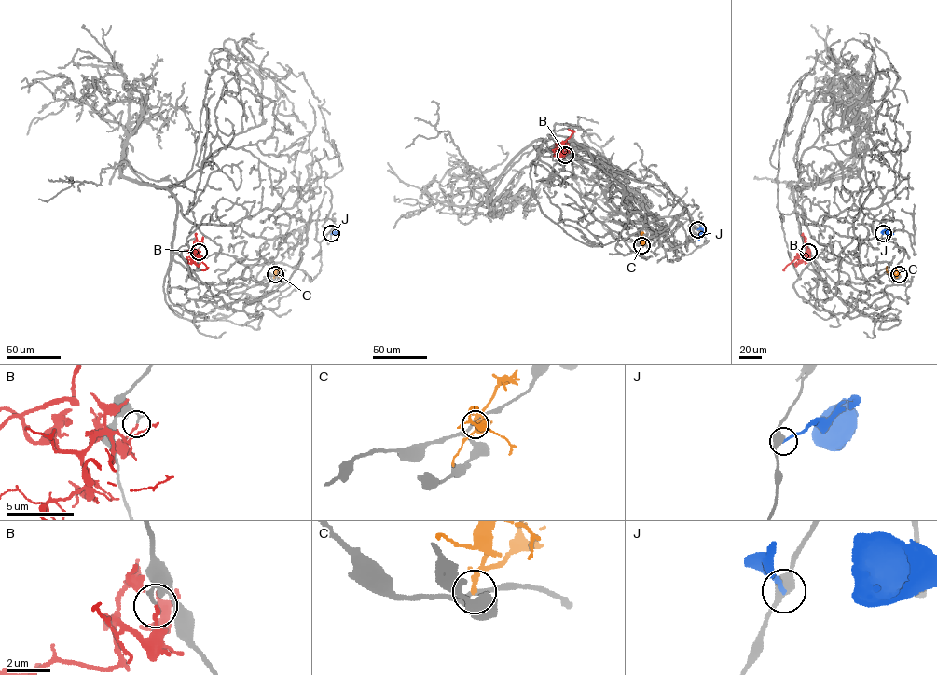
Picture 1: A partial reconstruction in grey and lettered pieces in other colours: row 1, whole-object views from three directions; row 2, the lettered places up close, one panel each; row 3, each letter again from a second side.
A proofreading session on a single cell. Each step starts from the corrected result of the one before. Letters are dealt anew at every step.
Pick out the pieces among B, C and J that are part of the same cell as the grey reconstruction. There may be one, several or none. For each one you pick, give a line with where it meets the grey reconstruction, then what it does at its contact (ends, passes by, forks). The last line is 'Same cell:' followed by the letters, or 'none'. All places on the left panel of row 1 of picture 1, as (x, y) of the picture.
Same cell: none

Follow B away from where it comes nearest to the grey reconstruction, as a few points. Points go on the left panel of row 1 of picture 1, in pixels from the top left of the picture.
B: (199, 252), (194, 255), (206, 267), (201, 269)

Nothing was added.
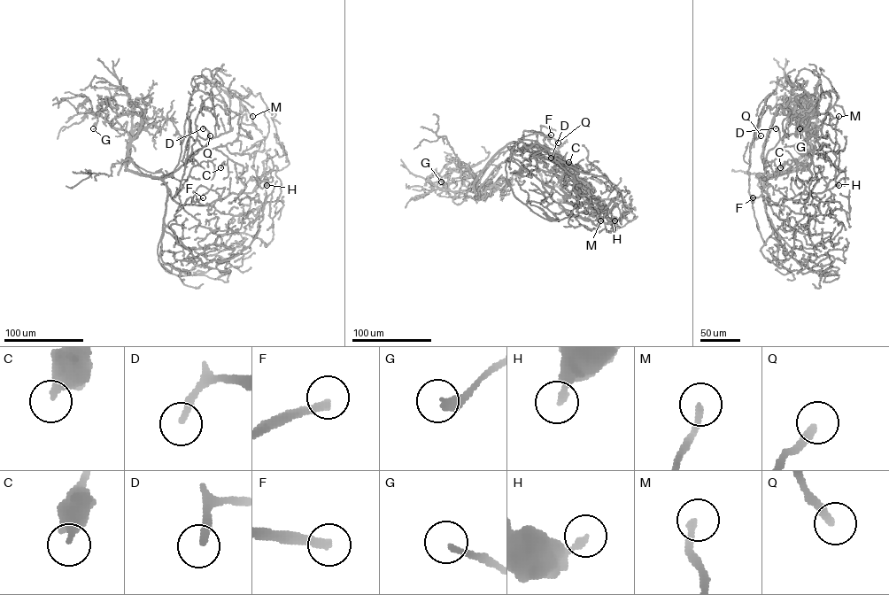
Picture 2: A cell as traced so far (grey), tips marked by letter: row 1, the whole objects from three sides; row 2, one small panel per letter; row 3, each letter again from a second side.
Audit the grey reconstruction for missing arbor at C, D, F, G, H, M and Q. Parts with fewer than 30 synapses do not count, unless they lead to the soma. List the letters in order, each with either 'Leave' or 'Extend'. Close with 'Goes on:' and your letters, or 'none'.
C: Leave
D: Extend
F: Extend
G: Leave
H: Leave
M: Leave
Q: Extend
Goes on: D, F, Q

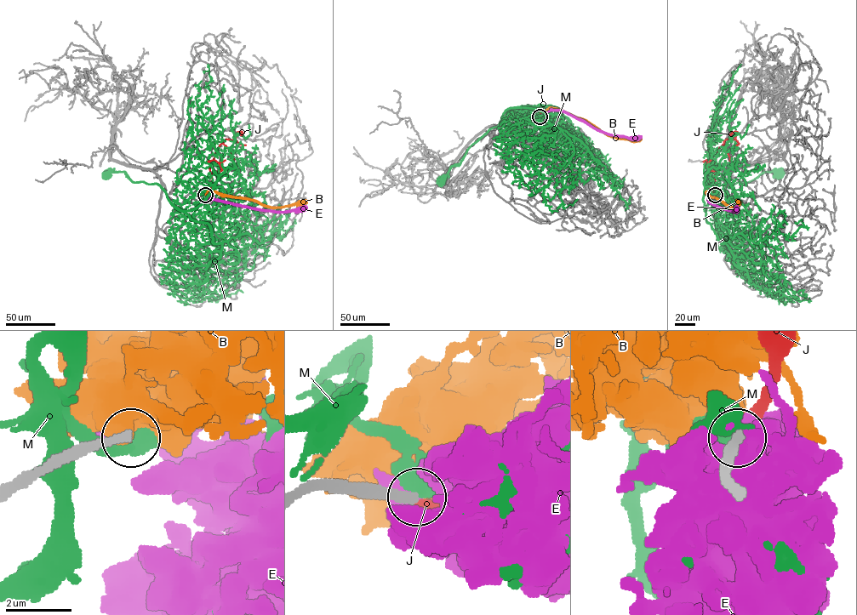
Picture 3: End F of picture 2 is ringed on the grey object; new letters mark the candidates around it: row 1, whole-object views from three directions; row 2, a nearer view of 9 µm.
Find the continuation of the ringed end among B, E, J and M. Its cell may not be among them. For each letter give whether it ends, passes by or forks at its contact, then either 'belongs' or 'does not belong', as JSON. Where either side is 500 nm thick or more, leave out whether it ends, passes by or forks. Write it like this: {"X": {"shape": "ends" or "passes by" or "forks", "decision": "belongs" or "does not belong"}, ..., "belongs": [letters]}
{"B": {"decision": "does not belong"}, "E": {"decision": "does not belong"}, "J": {"shape": "ends", "decision": "belongs"}, "M": {"decision": "does not belong"}, "belongs": ["J"]}

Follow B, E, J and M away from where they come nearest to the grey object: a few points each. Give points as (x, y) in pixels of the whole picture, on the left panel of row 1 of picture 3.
B: (205, 194), (217, 192), (274, 207), (306, 200)
E: (205, 195), (216, 201), (274, 211), (306, 207)
J: (205, 195), (212, 180), (210, 165), (219, 146), (225, 139), (235, 139), (237, 132), (242, 131), (241, 135)
M: (205, 195), (212, 185), (211, 192), (202, 203), (179, 210), (156, 184), (134, 182), (124, 172), (106, 176)

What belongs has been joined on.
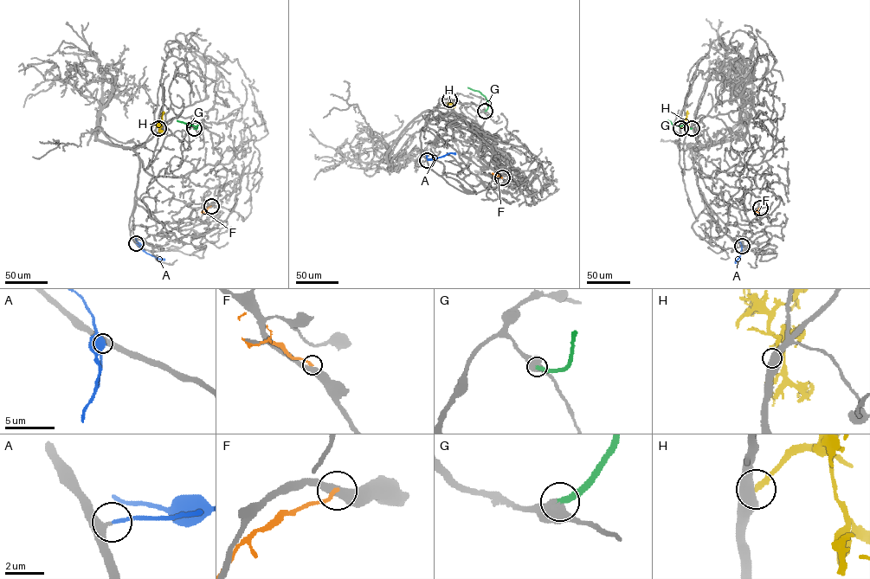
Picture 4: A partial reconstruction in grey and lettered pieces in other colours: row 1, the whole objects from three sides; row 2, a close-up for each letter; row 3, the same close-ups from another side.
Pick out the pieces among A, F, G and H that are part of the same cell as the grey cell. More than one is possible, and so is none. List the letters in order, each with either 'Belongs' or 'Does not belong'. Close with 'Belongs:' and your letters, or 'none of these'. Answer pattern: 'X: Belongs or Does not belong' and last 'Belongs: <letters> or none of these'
A: Belongs
F: Does not belong
G: Does not belong
H: Does not belong
Belongs: A

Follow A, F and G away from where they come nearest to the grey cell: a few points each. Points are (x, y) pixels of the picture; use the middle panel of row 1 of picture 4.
A: (427, 159), (455, 154)
F: (502, 177), (492, 173)
G: (485, 111), (488, 104), (486, 98), (467, 87)

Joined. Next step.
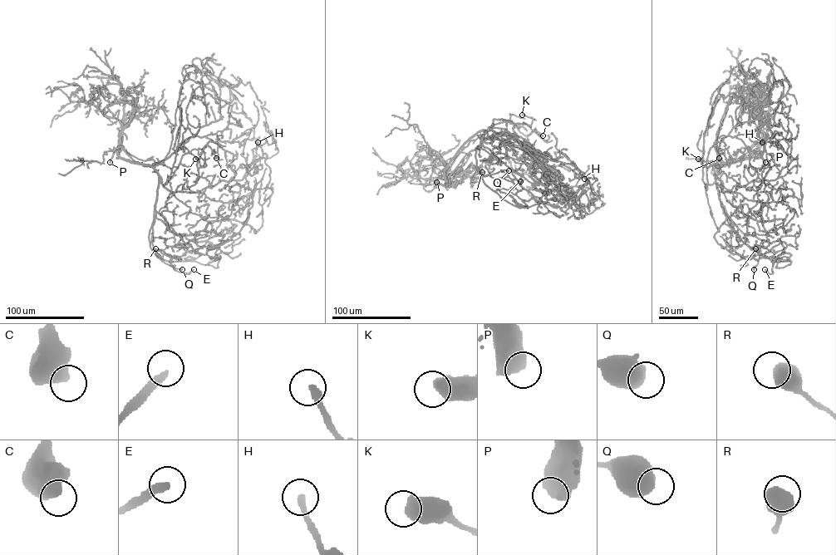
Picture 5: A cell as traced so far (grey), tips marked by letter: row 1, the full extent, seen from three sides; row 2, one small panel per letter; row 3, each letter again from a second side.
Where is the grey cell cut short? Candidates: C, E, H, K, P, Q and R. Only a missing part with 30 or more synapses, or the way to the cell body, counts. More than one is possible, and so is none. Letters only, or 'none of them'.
E, H, P

